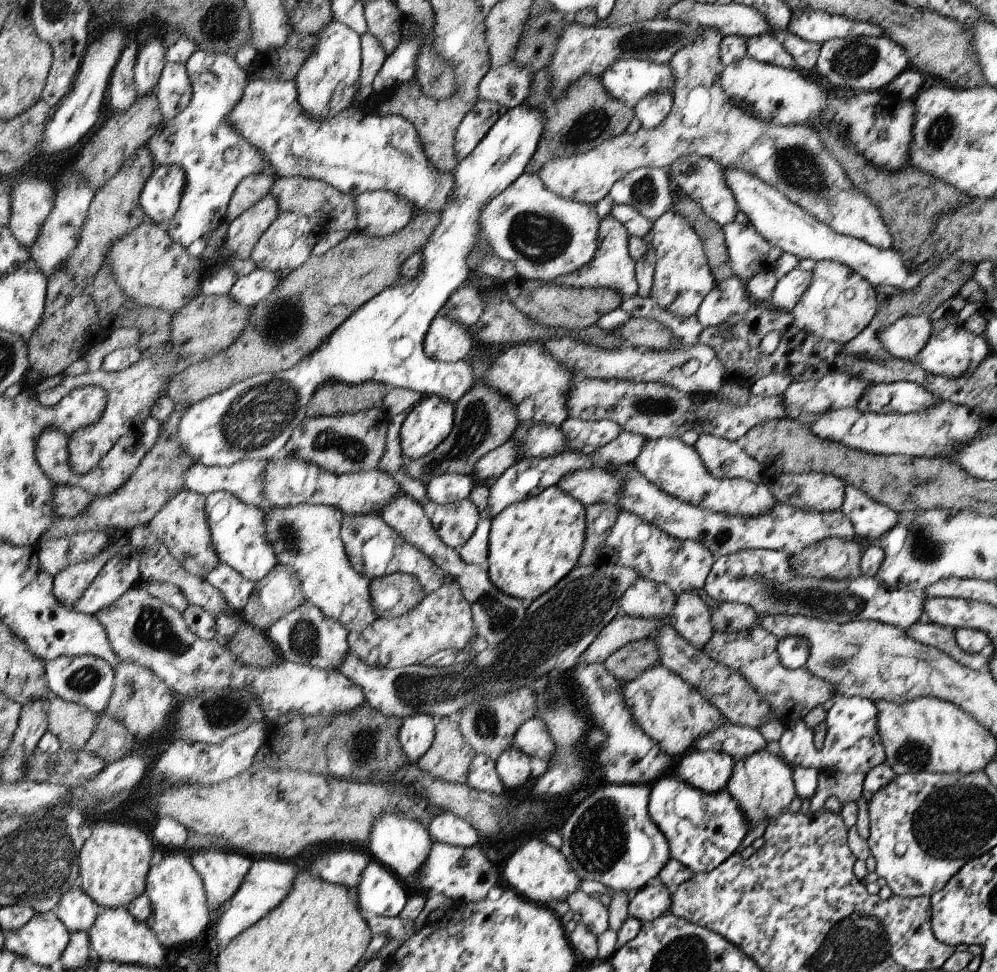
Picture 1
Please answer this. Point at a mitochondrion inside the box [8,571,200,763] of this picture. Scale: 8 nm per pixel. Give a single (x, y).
(85, 678)

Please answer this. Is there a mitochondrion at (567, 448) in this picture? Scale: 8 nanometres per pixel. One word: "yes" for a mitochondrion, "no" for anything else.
no

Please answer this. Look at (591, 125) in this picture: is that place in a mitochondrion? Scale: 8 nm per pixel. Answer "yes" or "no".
yes

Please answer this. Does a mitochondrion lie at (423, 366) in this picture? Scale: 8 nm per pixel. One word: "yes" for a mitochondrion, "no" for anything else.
no

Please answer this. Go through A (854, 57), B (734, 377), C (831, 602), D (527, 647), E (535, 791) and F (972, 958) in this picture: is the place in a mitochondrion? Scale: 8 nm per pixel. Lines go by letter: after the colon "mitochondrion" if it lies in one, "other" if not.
A: mitochondrion
B: other
C: mitochondrion
D: mitochondrion
E: other
F: other

